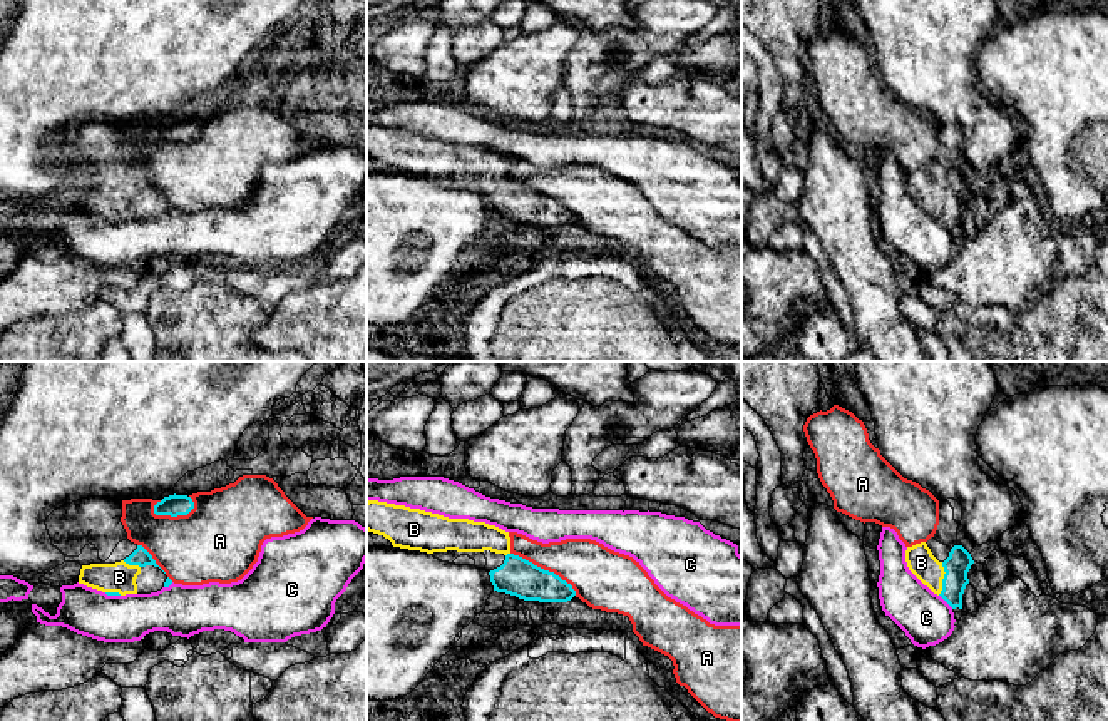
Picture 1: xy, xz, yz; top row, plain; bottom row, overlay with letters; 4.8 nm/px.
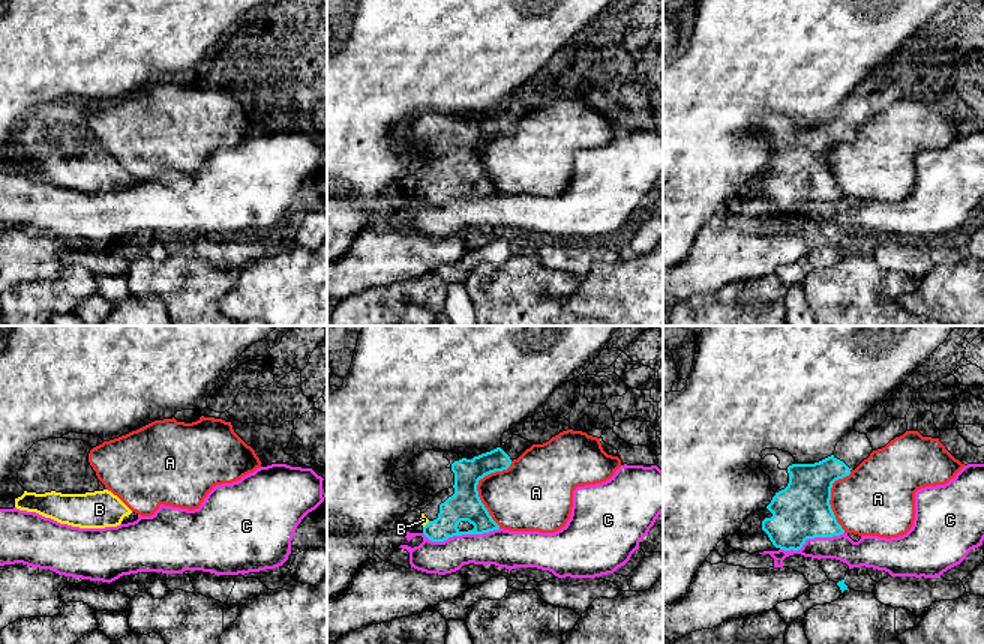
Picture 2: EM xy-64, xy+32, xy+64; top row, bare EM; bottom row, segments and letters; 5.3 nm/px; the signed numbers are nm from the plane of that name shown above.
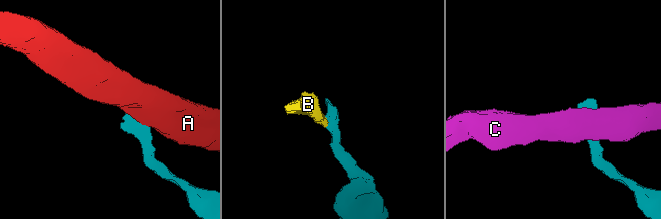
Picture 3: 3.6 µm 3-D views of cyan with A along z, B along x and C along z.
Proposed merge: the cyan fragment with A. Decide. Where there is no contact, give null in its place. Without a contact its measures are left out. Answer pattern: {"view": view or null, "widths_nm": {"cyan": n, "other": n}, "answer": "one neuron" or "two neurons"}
{"view": "xz", "widths_nm": {"cyan": 180, "other": 280}, "answer": "two neurons"}

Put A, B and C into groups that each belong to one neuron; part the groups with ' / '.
A / B / C

